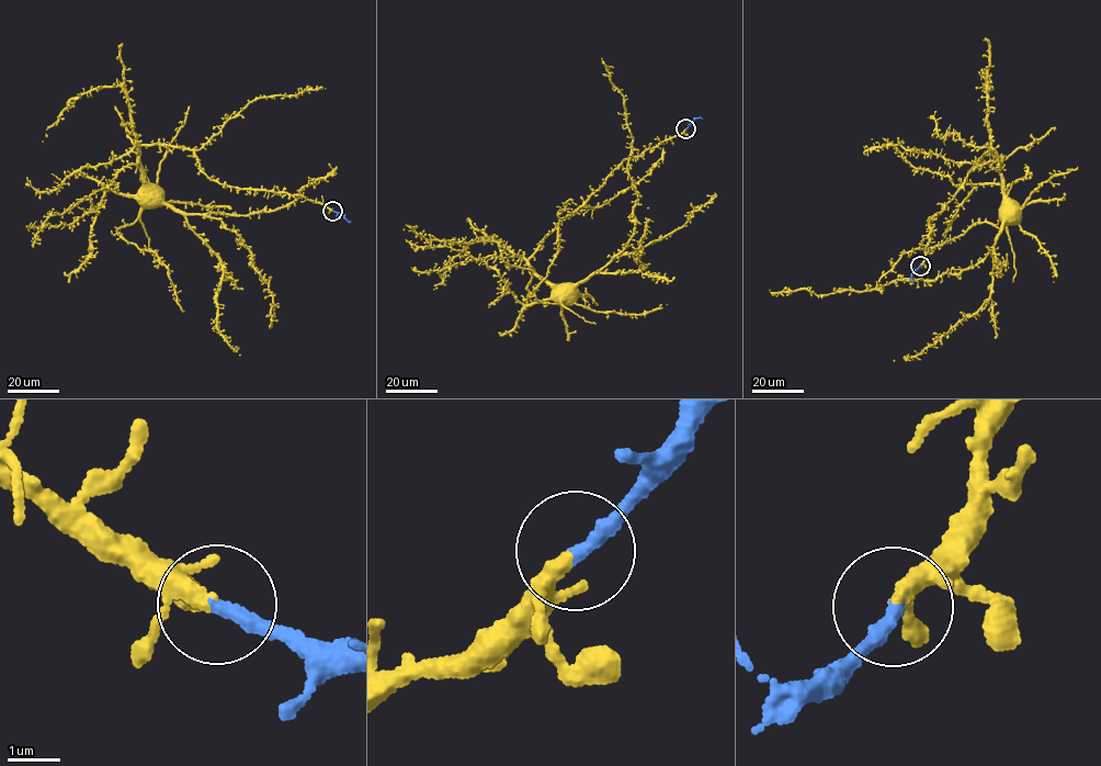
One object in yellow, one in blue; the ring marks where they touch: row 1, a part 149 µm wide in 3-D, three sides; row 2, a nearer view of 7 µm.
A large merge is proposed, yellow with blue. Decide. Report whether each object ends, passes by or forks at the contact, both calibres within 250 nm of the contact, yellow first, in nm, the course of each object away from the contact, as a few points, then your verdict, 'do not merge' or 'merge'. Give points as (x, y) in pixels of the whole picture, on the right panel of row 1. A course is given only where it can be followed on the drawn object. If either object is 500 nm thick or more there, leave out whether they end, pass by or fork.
yellow passes by; blue ends; calibres 240 and 300 nm; course yellow (920, 266), (928, 222), (991, 150), (1005, 220), (996, 243), (971, 268), (865, 291), (817, 295), (770, 289); course blue (920, 266), (914, 270), (912, 281); merge

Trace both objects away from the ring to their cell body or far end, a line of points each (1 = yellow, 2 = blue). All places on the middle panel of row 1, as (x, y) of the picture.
1: (685, 128), (624, 158), (562, 221), (529, 260), (541, 278), (583, 281), (634, 233), (633, 136), (601, 58)
2: (685, 128), (691, 121), (702, 119)

